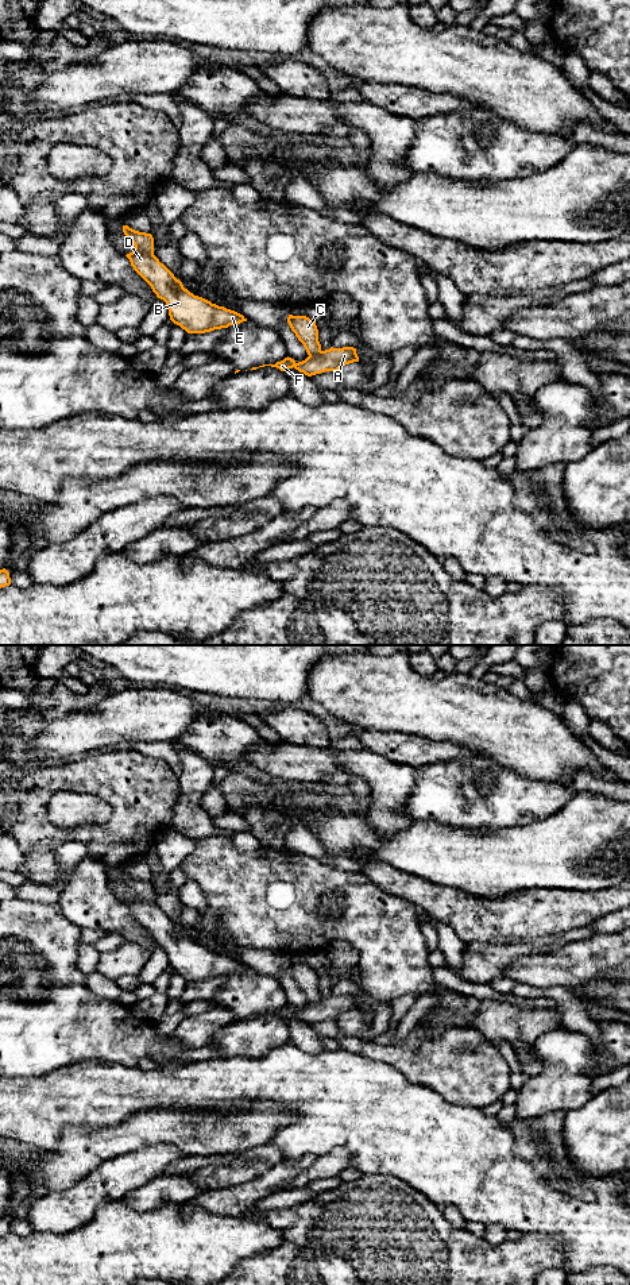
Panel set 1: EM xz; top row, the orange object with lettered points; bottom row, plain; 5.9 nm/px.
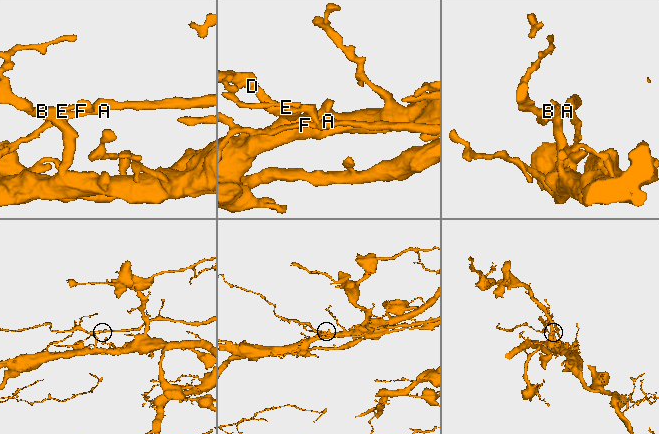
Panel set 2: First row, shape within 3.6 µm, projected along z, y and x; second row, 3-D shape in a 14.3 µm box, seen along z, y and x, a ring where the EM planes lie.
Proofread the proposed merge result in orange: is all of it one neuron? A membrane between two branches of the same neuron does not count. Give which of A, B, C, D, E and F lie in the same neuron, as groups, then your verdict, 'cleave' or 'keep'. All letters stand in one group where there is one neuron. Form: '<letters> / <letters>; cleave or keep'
A F / B C D E; cleave

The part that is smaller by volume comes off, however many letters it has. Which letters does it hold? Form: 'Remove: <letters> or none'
Remove: A, F

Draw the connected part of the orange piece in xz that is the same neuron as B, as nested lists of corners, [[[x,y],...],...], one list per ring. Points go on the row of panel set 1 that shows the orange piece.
[[[123,225],[123,232],[135,246],[125,256],[156,297],[166,302],[174,324],[188,333],[205,333],[247,321],[243,315],[212,304],[185,289],[182,282],[154,255],[151,234],[135,231],[128,225]]]

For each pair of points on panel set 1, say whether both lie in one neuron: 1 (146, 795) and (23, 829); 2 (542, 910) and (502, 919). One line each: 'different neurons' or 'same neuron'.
1: same neuron
2: same neuron

